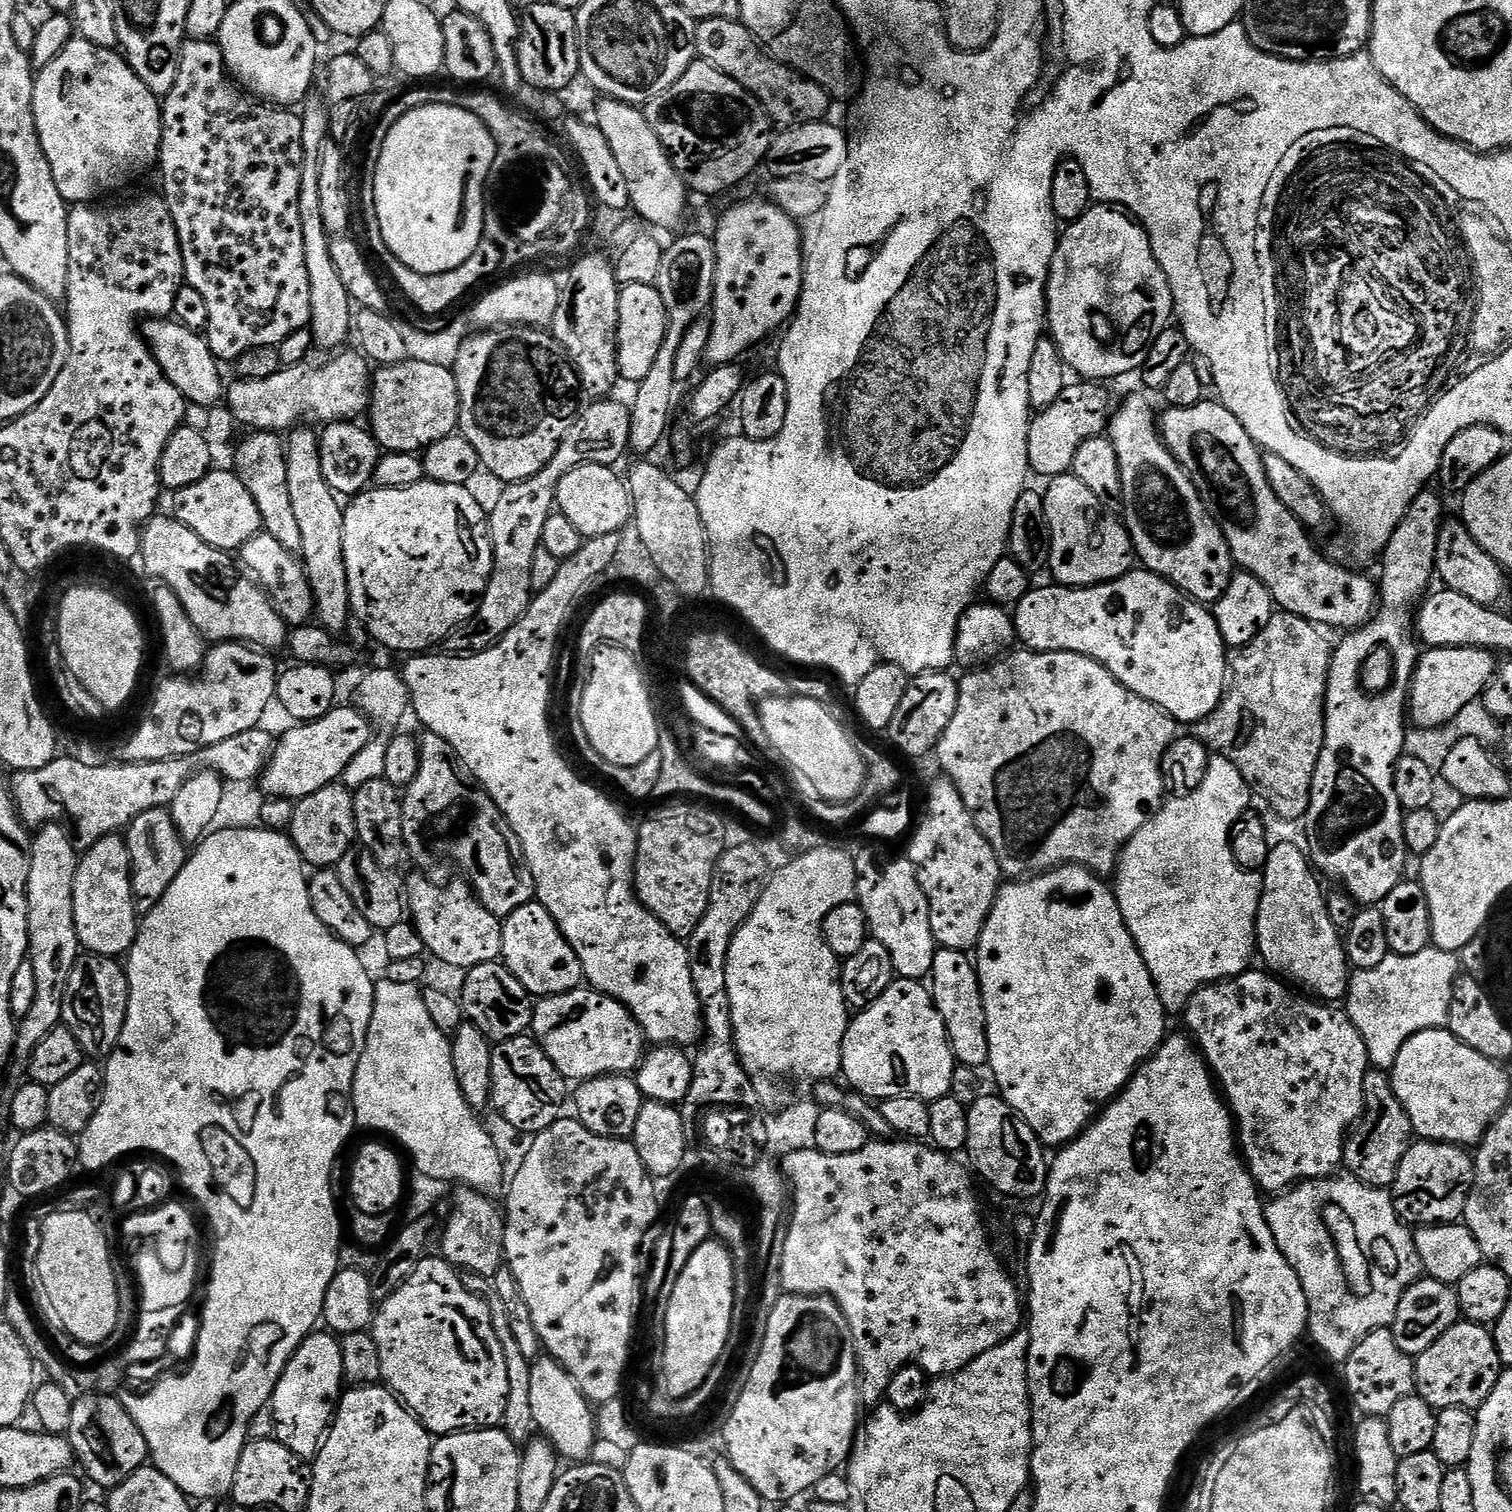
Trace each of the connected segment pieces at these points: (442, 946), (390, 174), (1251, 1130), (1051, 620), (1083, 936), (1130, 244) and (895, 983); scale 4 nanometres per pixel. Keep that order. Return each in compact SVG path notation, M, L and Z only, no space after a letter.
M412 876L406 884L406 908L425 949L435 958L465 969L495 964L502 956L502 920L490 914L463 879L439 888L424 876Z
M433 102L421 108L415 108L407 112L402 118L398 118L398 122L394 122L394 126L386 135L386 140L382 144L381 157L378 159L376 177L374 178L374 201L378 210L382 238L385 239L386 246L399 260L406 262L406 266L410 266L410 270L418 270L418 274L426 274L427 276L442 274L446 271L445 266L457 268L462 262L466 262L466 258L470 258L470 254L474 254L474 250L478 250L481 240L485 239L486 204L484 204L484 187L490 184L489 176L495 164L495 156L496 143L490 134L490 130L481 120L474 118L474 114L470 114L470 110L462 110L451 102L444 102L444 104Z
M1249 970L1240 976L1235 976L1233 980L1221 980L1219 984L1207 984L1205 988L1199 988L1184 1007L1182 1019L1188 1027L1187 1035L1199 1048L1205 1064L1212 1069L1219 1091L1232 1110L1234 1123L1238 1129L1238 1148L1244 1163L1248 1165L1248 1173L1256 1181L1256 1187L1261 1193L1279 1194L1291 1188L1293 1184L1300 1183L1301 1180L1326 1180L1329 1176L1337 1175L1338 1169L1344 1163L1344 1141L1364 1114L1364 1083L1370 1065L1366 1042L1362 1042L1362 1034L1358 1034L1354 1022L1350 1022L1347 1011L1340 1009L1339 1012L1336 1009L1339 1007L1317 1002L1304 994L1297 994L1283 979L1267 971L1264 971L1265 973L1256 971Z
M1133 570L1127 572L1125 576L1118 577L1117 580L1111 580L1108 584L1093 584L1090 588L1065 588L1055 582L1049 583L1049 585L1049 588L1033 587L1014 606L1016 638L1027 651L1073 652L1074 654L1082 654L1091 660L1097 660L1102 667L1110 670L1110 674L1114 674L1114 678L1118 682L1122 682L1122 686L1126 686L1146 702L1154 702L1154 706L1158 706L1163 712L1170 714L1177 725L1180 726L1199 724L1201 720L1207 718L1220 705L1221 700L1224 698L1226 685L1230 680L1230 652L1225 645L1222 634L1218 630L1218 622L1212 617L1211 611L1200 601L1193 600L1192 597L1180 591L1175 584L1171 584L1170 581L1164 580L1161 576L1157 576L1156 573L1147 570Z
M1063 864L1061 868L1053 868L1051 872L1005 883L996 895L996 901L982 930L982 938L974 949L974 963L980 979L980 993L984 999L986 1030L990 1042L987 1067L992 1068L992 1076L1000 1087L1000 1099L1006 1101L1027 1122L1030 1130L1034 1130L1040 1143L1045 1146L1063 1146L1075 1140L1128 1087L1132 1075L1139 1070L1141 1064L1156 1055L1169 1031L1168 1024L1164 1021L1166 1013L1154 986L1154 978L1150 978L1150 970L1146 970L1146 962L1142 962L1142 954L1134 938L1130 938L1130 930L1122 918L1115 891L1104 884L1107 883L1101 877L1079 864Z
M1096 202L1089 207L1088 211L1083 212L1078 219L1071 221L1067 225L1065 232L1059 233L1056 240L1056 253L1052 259L1052 265L1048 271L1048 307L1046 309L1046 328L1050 333L1050 339L1058 346L1065 364L1077 377L1083 378L1088 382L1108 382L1115 376L1124 376L1127 372L1143 369L1148 351L1152 348L1152 343L1162 334L1162 330L1169 327L1170 321L1174 316L1172 306L1172 291L1170 282L1158 262L1154 258L1154 250L1150 246L1150 238L1144 232L1144 227L1140 225L1129 213L1103 202Z
M893 979L876 1001L867 1008L859 1009L851 1017L846 1038L842 1042L840 1072L856 1087L853 1089L859 1095L872 1102L899 1096L917 1096L920 1100L931 1102L949 1095L956 1065L956 1055L948 1041L942 1014L938 1014L931 991L918 980Z

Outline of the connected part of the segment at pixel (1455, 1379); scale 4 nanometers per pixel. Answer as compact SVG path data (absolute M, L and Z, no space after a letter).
M1458 1322L1434 1342L1421 1356L1415 1357L1416 1391L1430 1407L1479 1409L1492 1395L1502 1375L1495 1335L1483 1324Z

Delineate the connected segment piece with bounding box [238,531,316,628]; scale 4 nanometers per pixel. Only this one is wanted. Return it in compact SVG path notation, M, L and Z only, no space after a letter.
M261 531L259 536L250 538L250 542L246 542L244 547L239 549L238 560L239 556L241 562L253 572L249 573L256 583L267 592L276 608L276 613L282 617L285 624L292 628L301 628L315 617L316 600L312 596L312 587L297 553L286 550L282 542L270 538L268 532Z

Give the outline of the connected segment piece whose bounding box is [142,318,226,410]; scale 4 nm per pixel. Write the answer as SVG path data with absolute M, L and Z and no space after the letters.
M148 318L143 321L142 335L152 349L158 366L162 366L166 378L174 382L188 404L212 410L219 400L221 403L226 392L226 380L220 377L221 365L201 333L186 330L186 326L182 326L175 318Z

